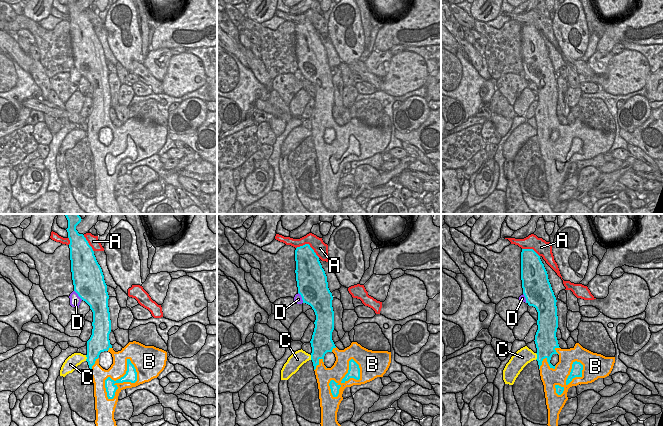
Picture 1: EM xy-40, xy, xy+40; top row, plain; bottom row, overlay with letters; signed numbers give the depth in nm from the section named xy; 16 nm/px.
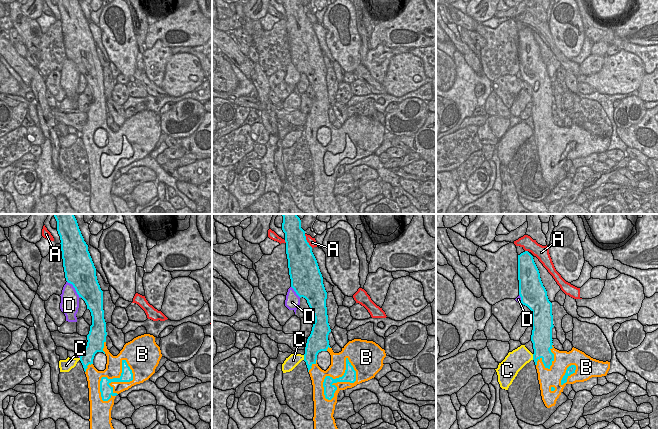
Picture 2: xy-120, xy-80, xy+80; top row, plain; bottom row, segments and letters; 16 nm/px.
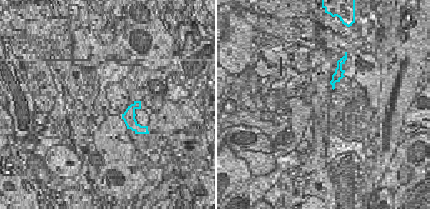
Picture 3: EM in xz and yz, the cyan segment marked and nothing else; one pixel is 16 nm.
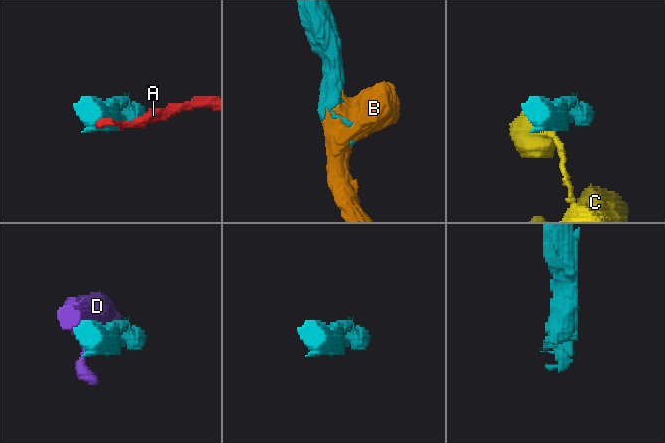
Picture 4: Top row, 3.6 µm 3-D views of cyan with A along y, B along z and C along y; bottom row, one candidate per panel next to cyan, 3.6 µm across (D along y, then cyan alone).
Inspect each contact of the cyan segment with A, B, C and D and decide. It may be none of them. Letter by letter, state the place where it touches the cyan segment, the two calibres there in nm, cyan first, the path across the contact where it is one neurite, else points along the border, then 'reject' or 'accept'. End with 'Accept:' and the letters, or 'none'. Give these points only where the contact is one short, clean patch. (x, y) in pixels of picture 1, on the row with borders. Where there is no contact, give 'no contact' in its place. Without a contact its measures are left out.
A: xy (309, 245) | 360/220 nm | reject
B: xy-40 (118, 379) | 190/260 nm | accept
C: xy+40 (537, 356) | 320/280 nm | reject
D: xy (301, 296) | 480/130 nm | reject
Accept: B

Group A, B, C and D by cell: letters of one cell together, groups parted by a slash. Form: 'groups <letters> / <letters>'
groups A / B / C / D

